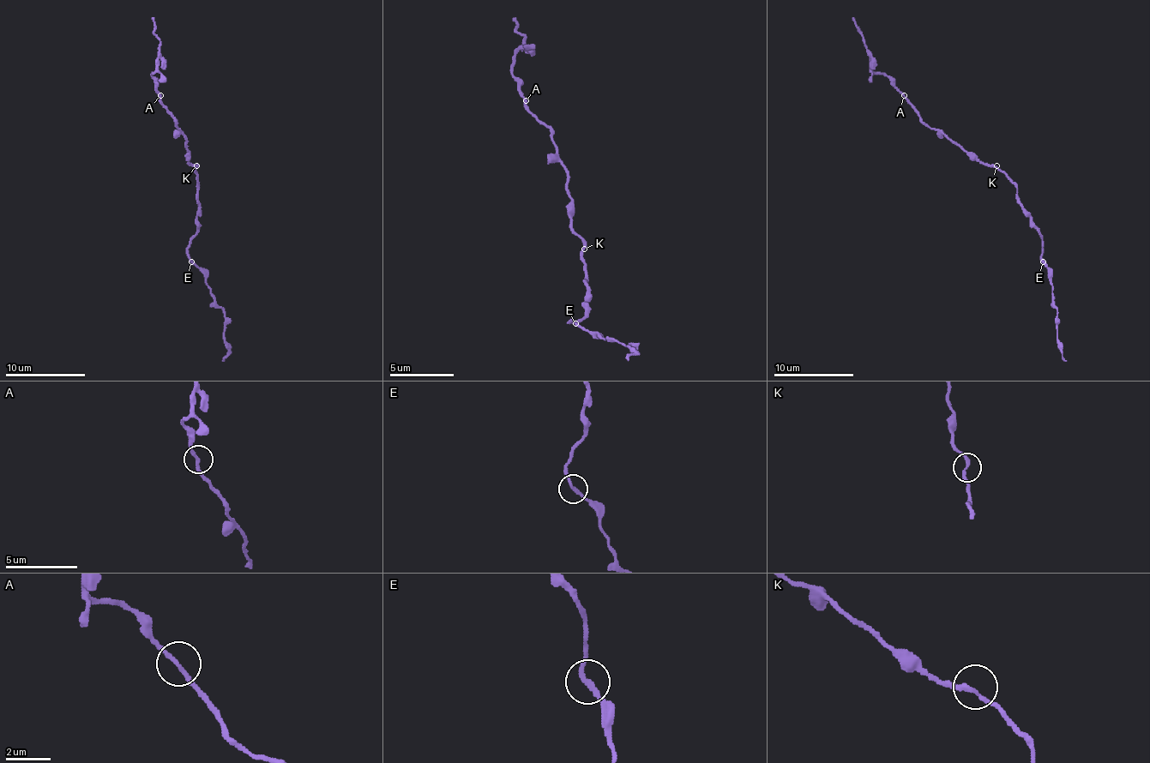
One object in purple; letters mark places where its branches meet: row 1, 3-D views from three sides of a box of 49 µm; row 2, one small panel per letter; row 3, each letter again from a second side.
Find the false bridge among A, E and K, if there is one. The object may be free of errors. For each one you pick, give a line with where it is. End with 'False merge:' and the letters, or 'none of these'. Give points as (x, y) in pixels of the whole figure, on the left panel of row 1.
False merge: none of these

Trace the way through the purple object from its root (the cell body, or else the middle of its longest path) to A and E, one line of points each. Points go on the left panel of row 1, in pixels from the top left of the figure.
A: (196, 167), (189, 161), (186, 140), (180, 134), (171, 111), (162, 104), (160, 95)
E: (196, 167), (198, 215), (196, 234), (189, 248), (190, 261)

